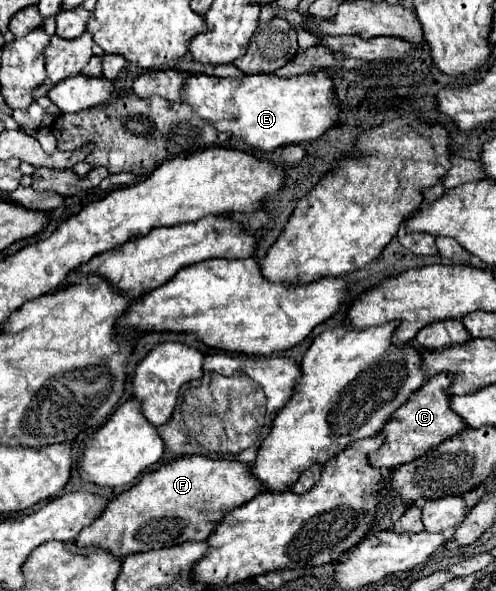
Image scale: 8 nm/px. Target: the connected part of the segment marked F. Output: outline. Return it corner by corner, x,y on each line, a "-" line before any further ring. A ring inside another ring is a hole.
200,454
182,456
146,474
138,484
114,498
104,510
104,516
98,516
80,532
76,544
106,546
114,556
124,558
128,554
170,548
182,542
208,540
226,514
244,506
264,490
262,480
252,474
252,462
212,460

